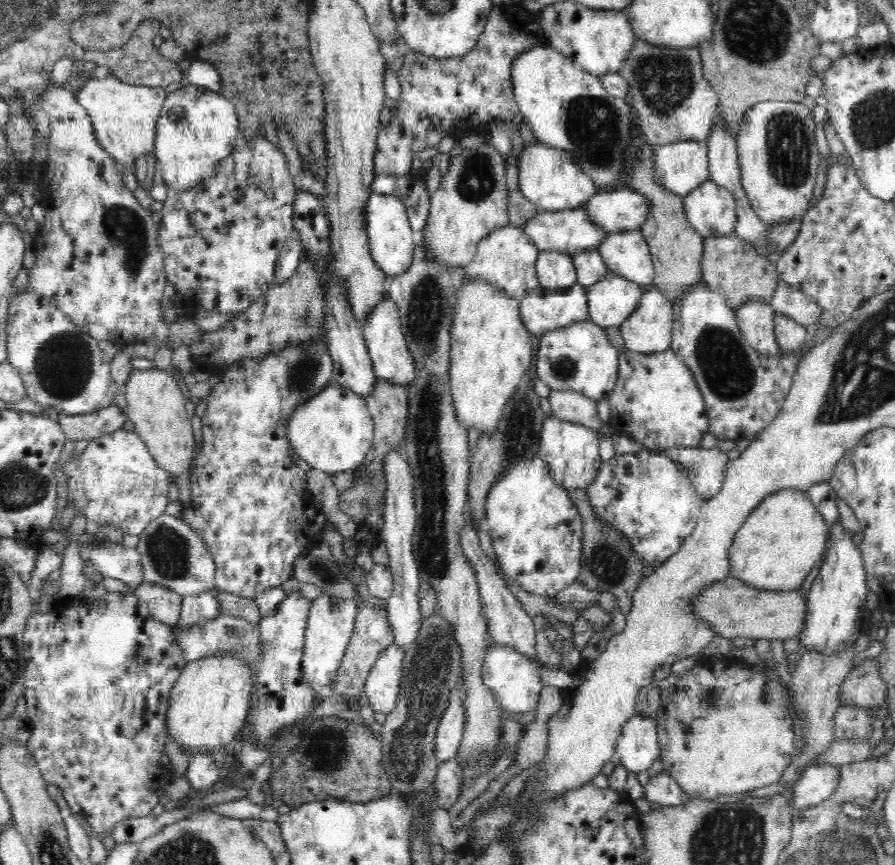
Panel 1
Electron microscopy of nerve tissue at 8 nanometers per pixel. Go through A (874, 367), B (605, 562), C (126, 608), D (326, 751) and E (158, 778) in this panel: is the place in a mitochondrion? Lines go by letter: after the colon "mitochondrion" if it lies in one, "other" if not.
A: mitochondrion
B: mitochondrion
C: other
D: mitochondrion
E: other

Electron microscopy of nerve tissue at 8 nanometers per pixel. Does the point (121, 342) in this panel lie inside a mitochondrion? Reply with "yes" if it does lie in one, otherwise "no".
no

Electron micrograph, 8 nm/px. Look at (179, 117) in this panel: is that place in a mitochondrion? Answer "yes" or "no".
no

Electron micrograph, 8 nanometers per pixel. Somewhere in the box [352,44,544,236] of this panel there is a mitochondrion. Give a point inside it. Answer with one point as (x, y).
(476, 181)

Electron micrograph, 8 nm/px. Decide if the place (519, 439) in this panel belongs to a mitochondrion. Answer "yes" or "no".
yes

